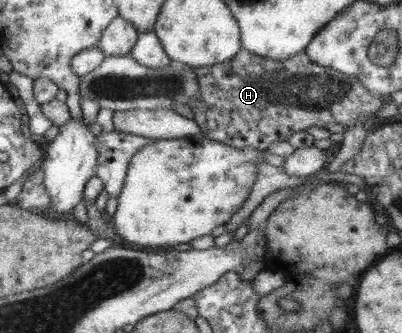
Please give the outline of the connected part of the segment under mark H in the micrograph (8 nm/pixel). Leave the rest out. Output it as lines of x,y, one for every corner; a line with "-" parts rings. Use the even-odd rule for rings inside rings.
242,49
226,63
202,67
202,71
194,67
194,73
202,85
202,103
192,109
194,121
202,127
204,135
230,147
252,147
266,152
271,143
288,141
293,133
306,131
312,125
322,128
328,123
344,125
342,146
337,158
328,163
328,172
338,172
348,159
358,155
368,135
364,117
377,115
382,107
382,98
368,92
358,78
314,63
305,51
290,59
274,61

